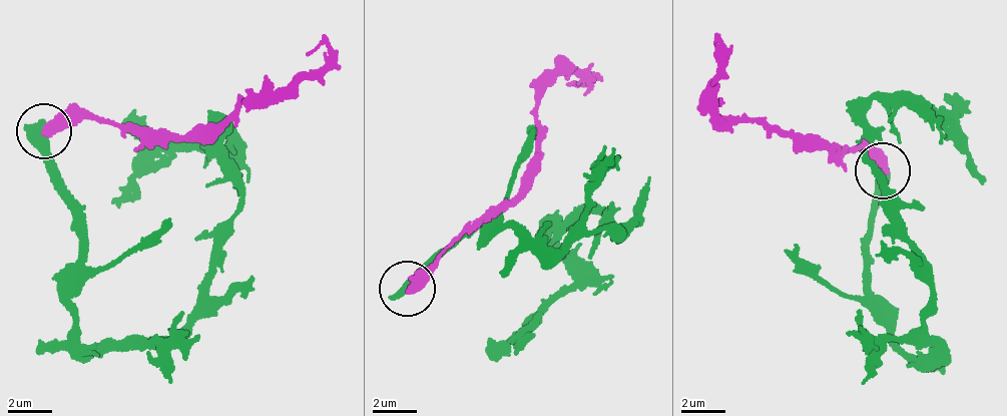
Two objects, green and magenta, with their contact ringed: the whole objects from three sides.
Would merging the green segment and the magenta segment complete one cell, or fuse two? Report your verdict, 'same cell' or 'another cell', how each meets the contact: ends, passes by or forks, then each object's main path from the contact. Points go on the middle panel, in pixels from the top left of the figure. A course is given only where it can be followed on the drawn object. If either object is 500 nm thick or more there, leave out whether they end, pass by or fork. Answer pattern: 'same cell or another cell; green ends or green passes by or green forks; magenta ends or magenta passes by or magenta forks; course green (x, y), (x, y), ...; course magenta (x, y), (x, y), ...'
another cell; course green (405, 290), (492, 214), (564, 250), (618, 235), (608, 219), (559, 240), (574, 284), (517, 354); course magenta (405, 290), (439, 256), (518, 192), (538, 133), (538, 92), (573, 72), (590, 84), (568, 82)

